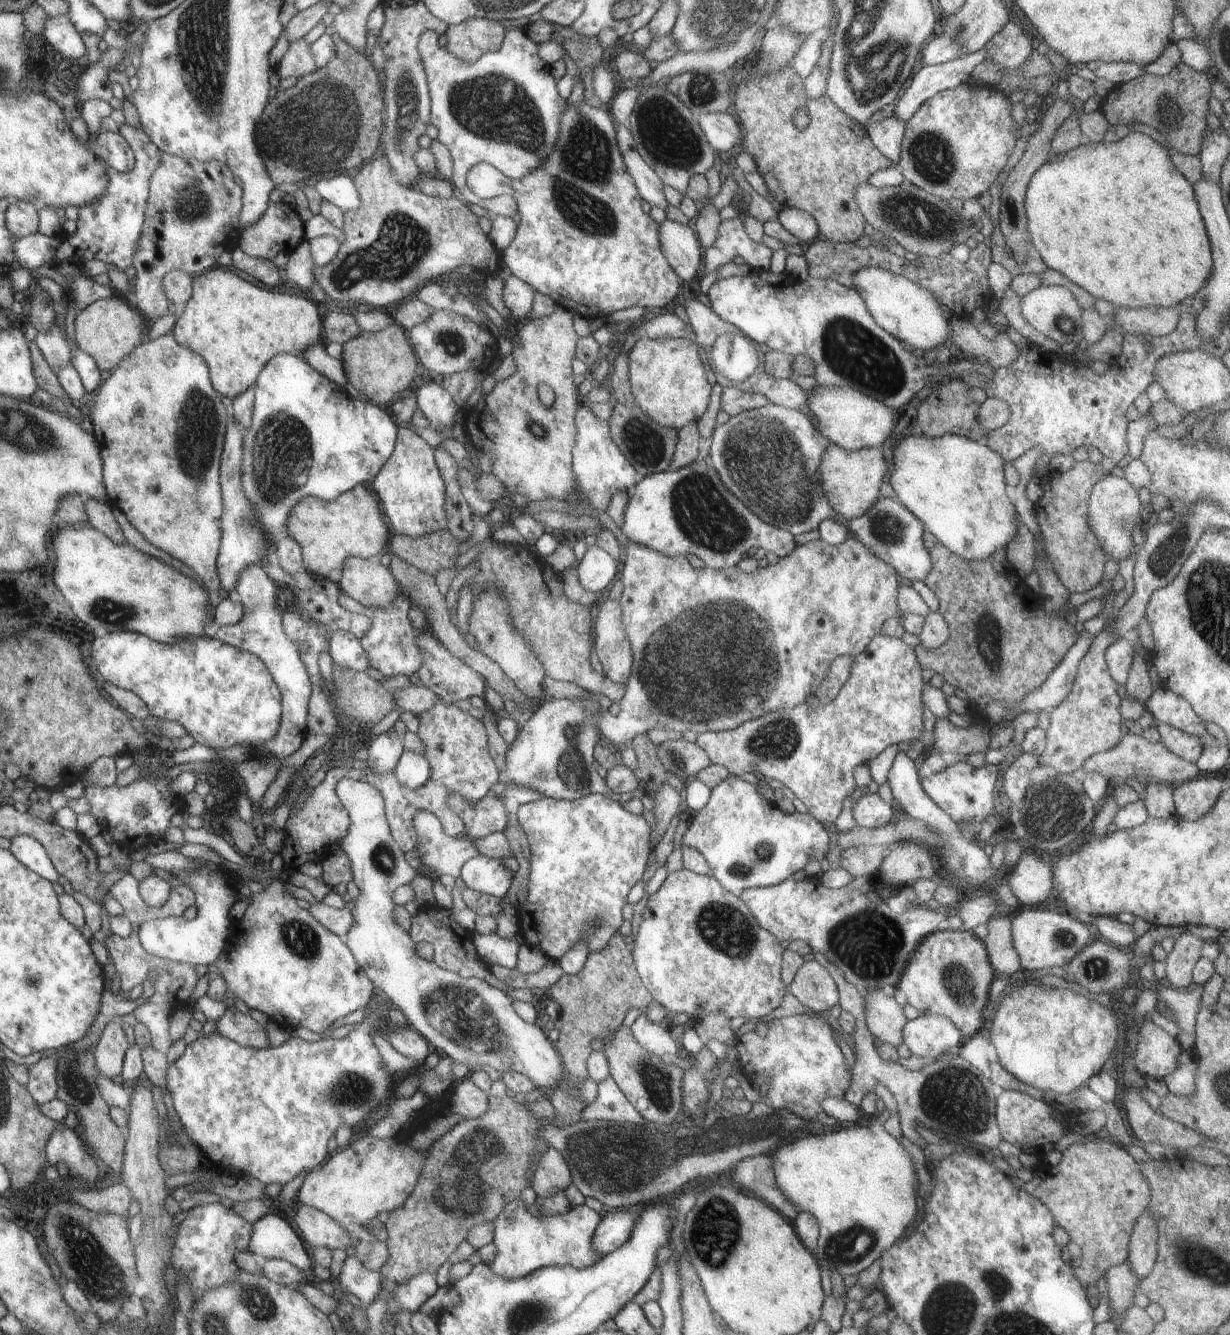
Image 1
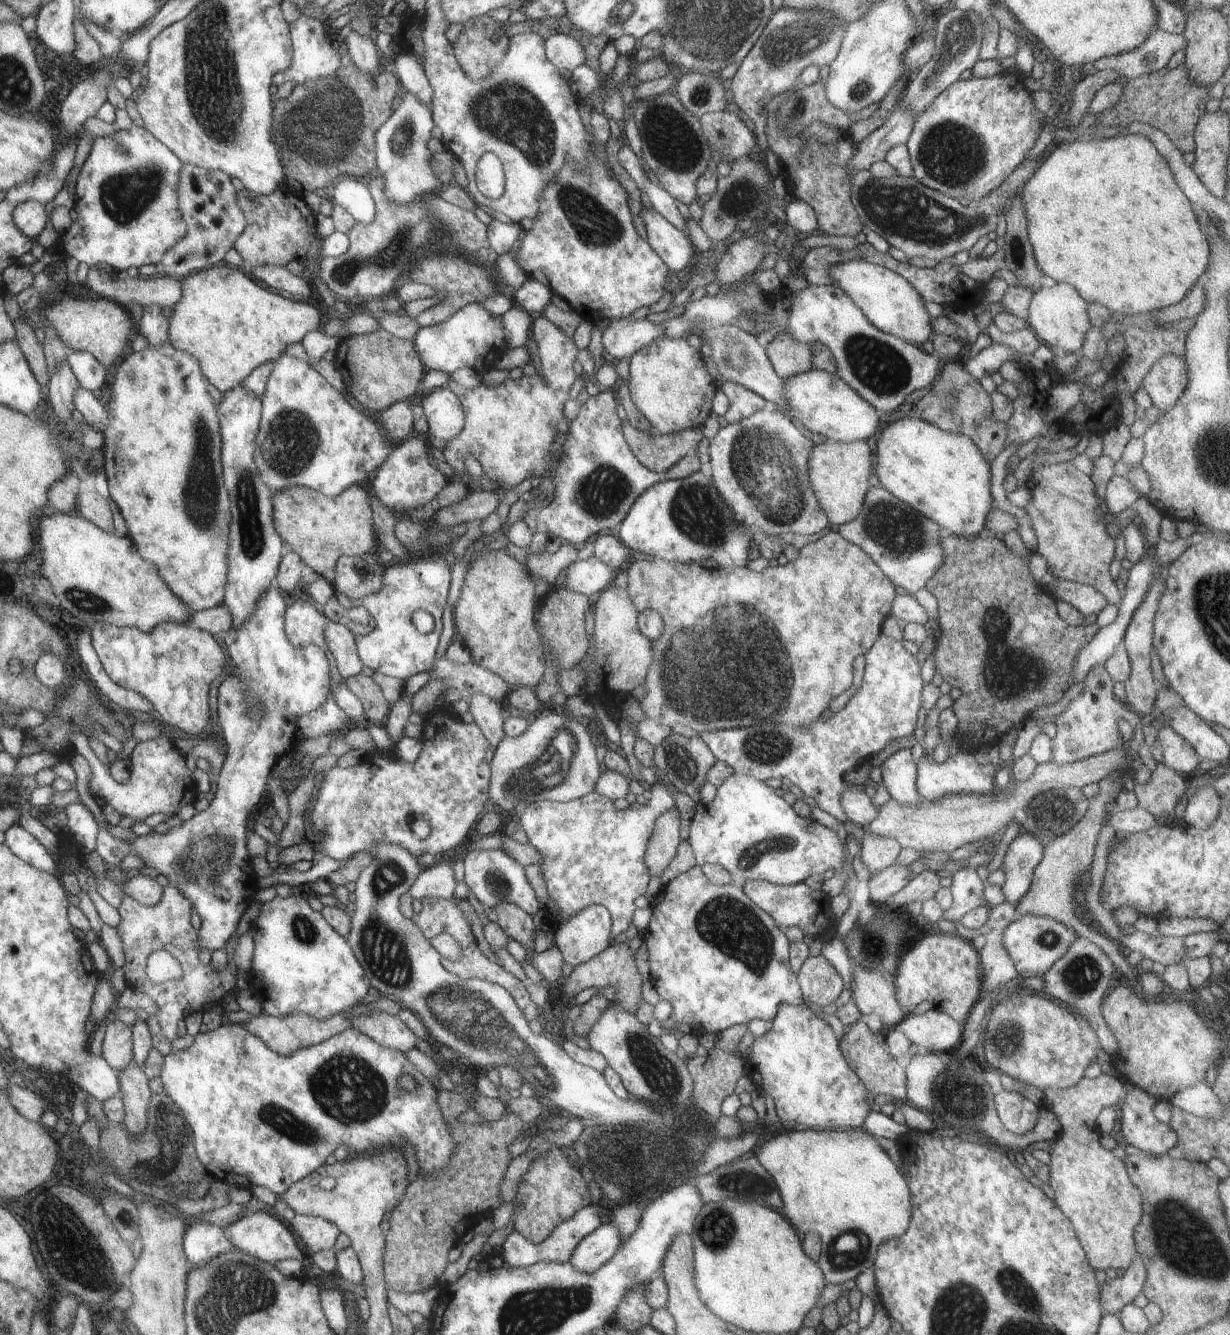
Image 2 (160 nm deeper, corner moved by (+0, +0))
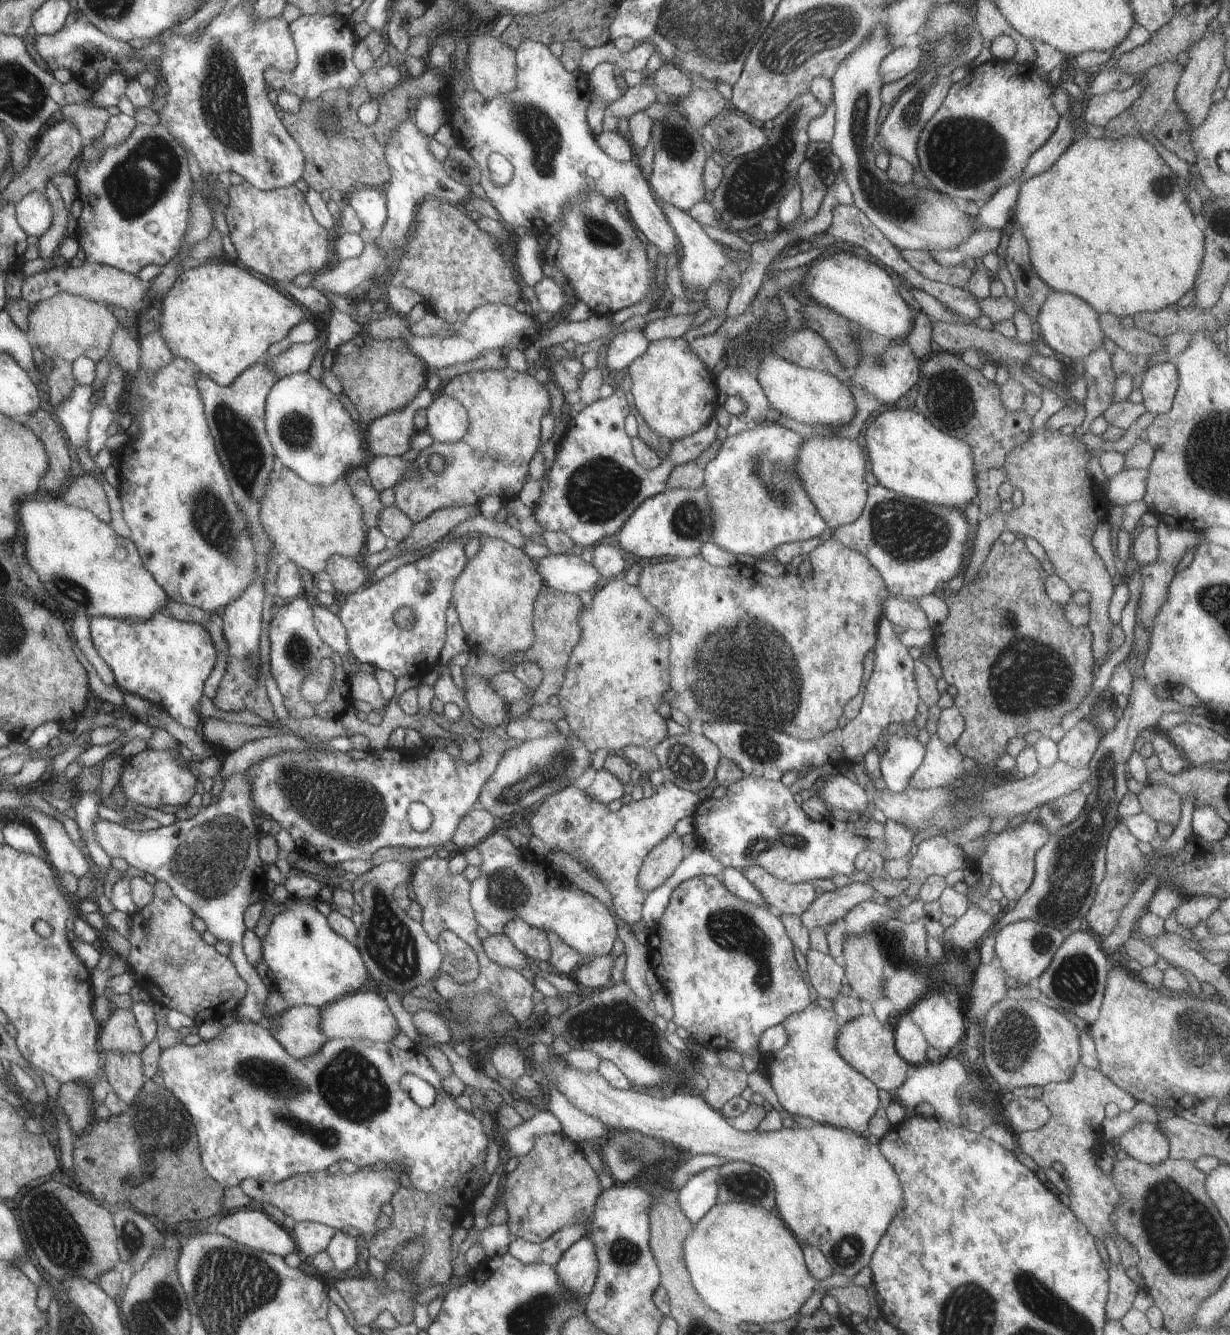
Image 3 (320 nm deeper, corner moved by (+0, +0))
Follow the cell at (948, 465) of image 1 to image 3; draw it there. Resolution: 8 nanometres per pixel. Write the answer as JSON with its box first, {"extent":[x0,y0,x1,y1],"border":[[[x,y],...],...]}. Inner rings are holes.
{"extent":[865,410,978,510],"border":[[[886,410],[868,426],[865,453],[879,485],[897,494],[936,506],[965,510],[978,496],[973,451],[964,440],[938,430],[915,410]]]}

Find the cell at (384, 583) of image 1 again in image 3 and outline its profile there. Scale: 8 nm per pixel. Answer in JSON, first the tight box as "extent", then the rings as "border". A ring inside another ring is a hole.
{"extent":[323,555,368,596],"border":[[[336,555],[329,560],[323,576],[334,585],[339,596],[346,596],[357,592],[358,588],[366,582],[368,574],[364,572],[358,560]]]}

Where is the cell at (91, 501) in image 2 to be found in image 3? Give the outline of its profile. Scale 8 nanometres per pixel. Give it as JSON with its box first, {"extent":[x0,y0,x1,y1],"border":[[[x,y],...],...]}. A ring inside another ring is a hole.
{"extent":[60,474,111,522],"border":[[[77,474],[70,481],[64,496],[60,496],[68,506],[91,511],[103,522],[111,522],[108,498],[99,482],[89,474]]]}

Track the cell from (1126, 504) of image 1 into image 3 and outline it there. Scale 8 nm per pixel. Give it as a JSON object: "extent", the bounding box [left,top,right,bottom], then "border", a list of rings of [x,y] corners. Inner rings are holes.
{"extent":[1105,469,1146,506],"border":[[[1128,469],[1108,481],[1105,495],[1113,506],[1126,506],[1143,500],[1146,493],[1146,469]]]}

